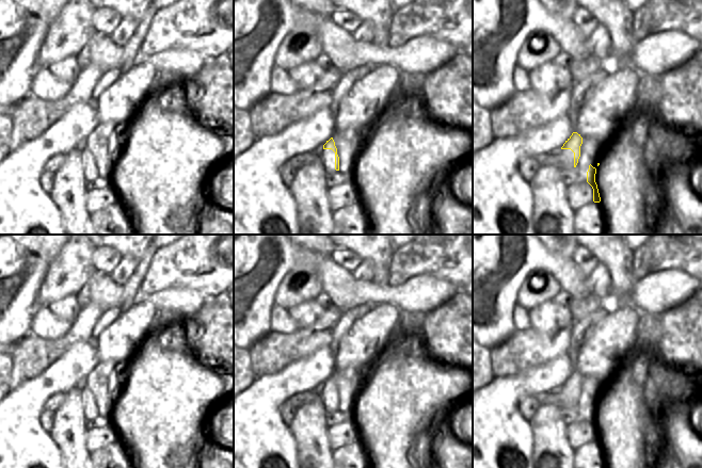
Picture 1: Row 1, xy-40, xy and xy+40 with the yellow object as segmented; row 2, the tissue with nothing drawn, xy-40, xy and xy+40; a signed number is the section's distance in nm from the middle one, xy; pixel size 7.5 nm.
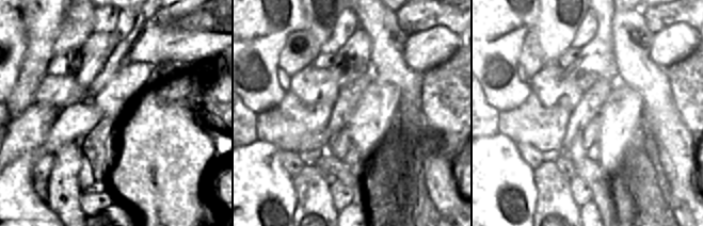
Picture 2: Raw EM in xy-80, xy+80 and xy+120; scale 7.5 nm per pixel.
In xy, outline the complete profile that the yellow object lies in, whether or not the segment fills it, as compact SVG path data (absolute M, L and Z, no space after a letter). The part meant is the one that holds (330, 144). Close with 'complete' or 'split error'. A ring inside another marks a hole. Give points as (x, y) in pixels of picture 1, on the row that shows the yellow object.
M333 138L326 141L326 143L323 145L323 149L332 149L335 152L335 170L339 171L339 157L337 155L337 148Z; complete

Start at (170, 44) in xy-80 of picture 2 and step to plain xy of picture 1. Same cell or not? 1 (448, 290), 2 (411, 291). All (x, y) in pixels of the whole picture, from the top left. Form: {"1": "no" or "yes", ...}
{"1": "no", "2": "no"}

